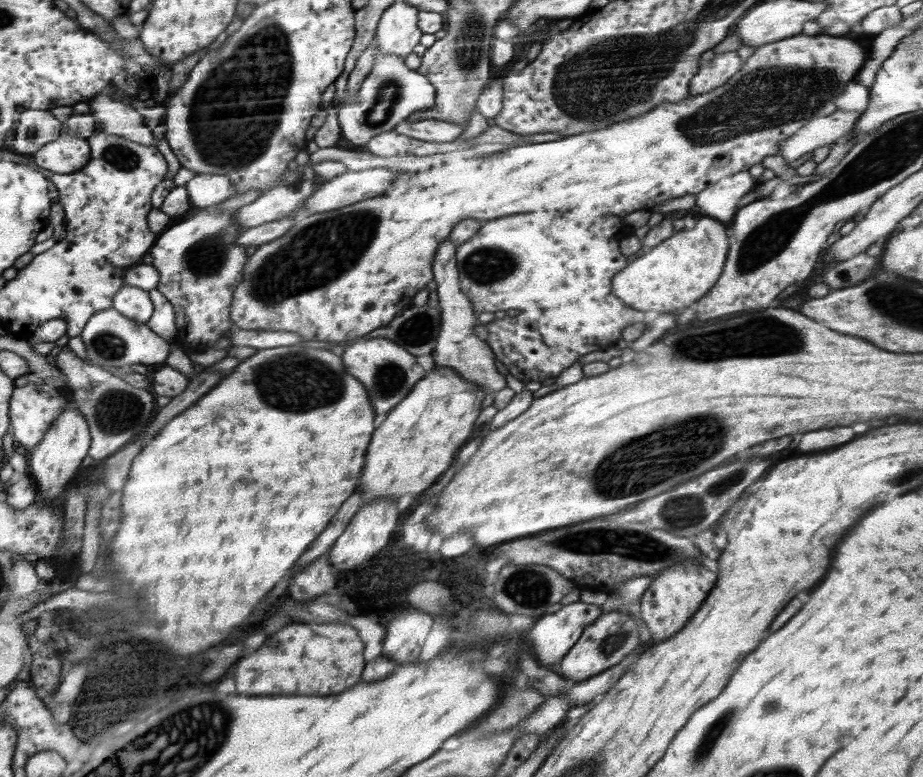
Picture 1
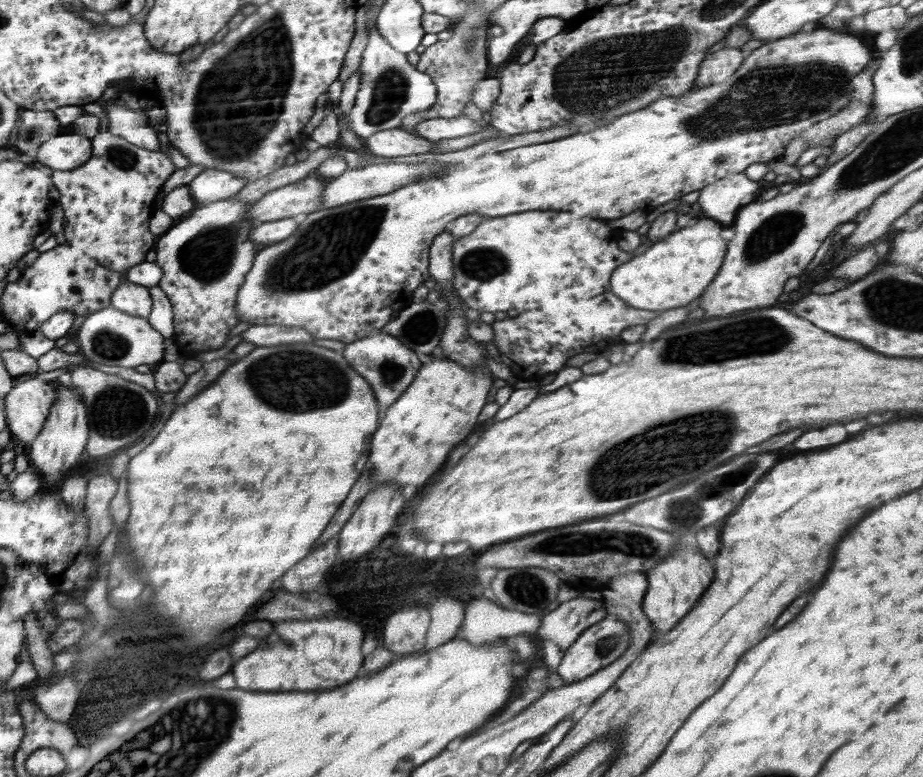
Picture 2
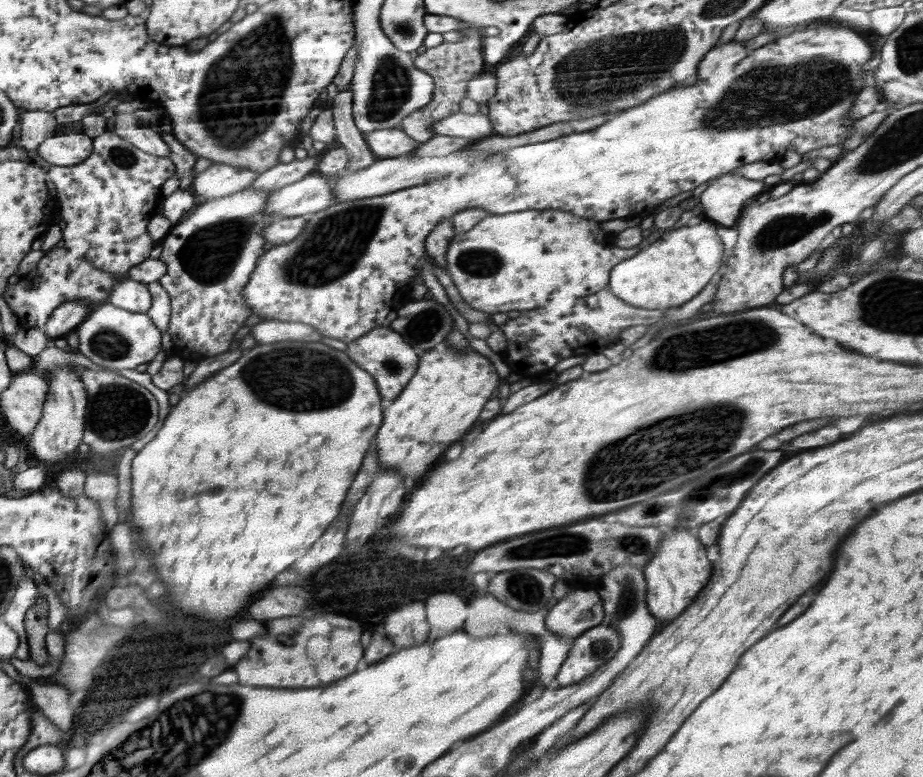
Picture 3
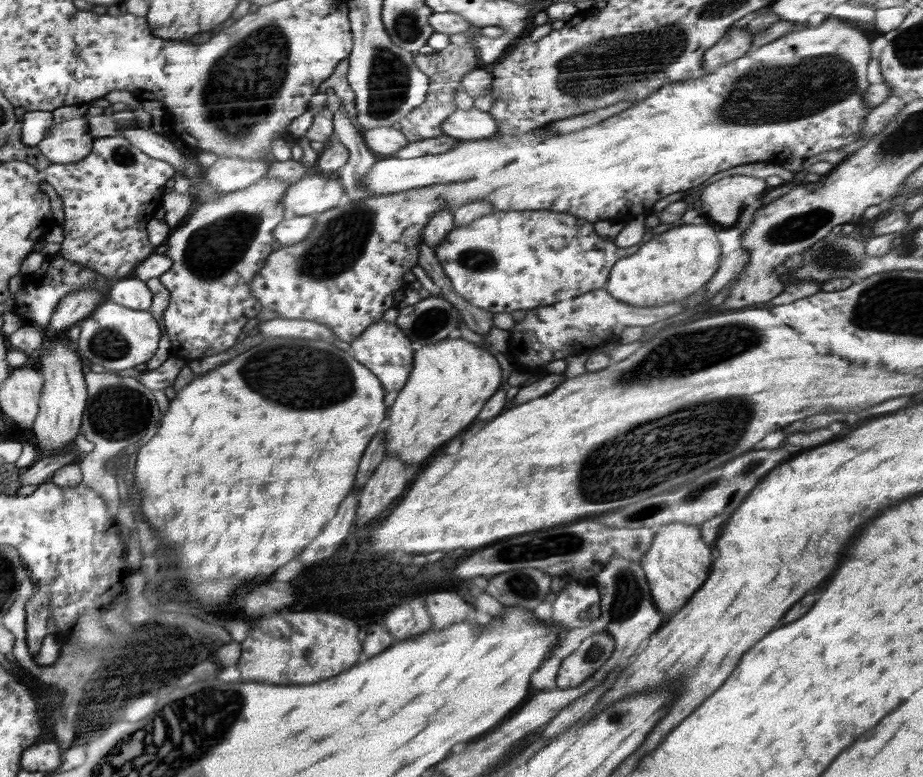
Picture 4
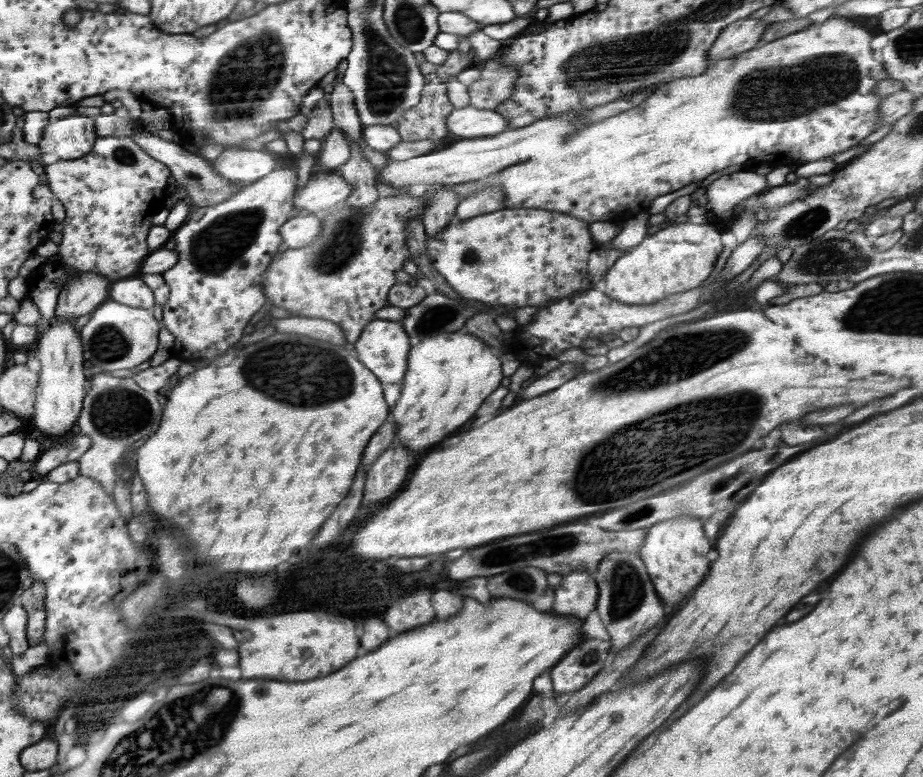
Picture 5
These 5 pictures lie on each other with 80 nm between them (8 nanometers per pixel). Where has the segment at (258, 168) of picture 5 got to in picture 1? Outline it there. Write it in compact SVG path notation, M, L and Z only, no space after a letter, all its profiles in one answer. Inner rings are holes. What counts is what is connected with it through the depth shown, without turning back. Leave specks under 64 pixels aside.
M196 174L185 187L194 210L221 205L237 194L237 185L220 174Z

